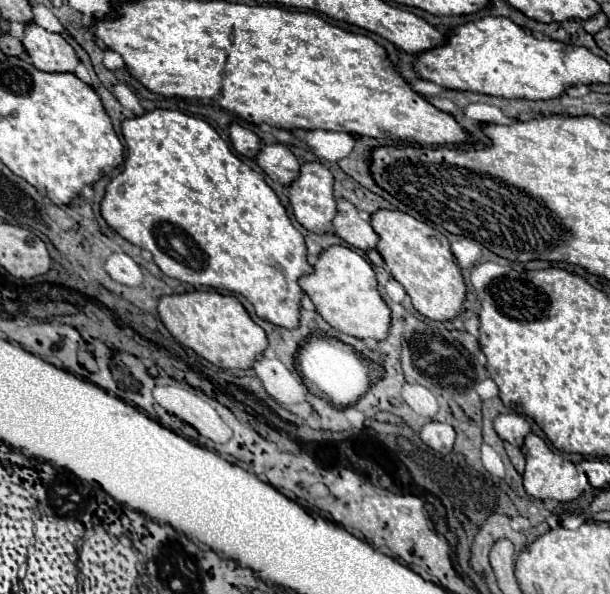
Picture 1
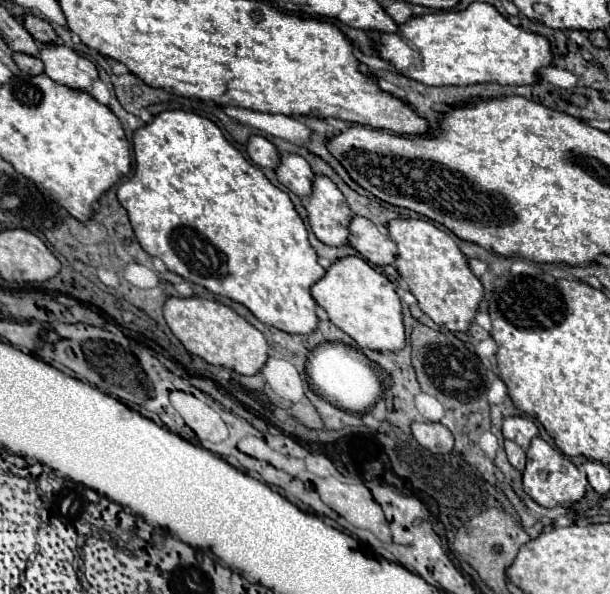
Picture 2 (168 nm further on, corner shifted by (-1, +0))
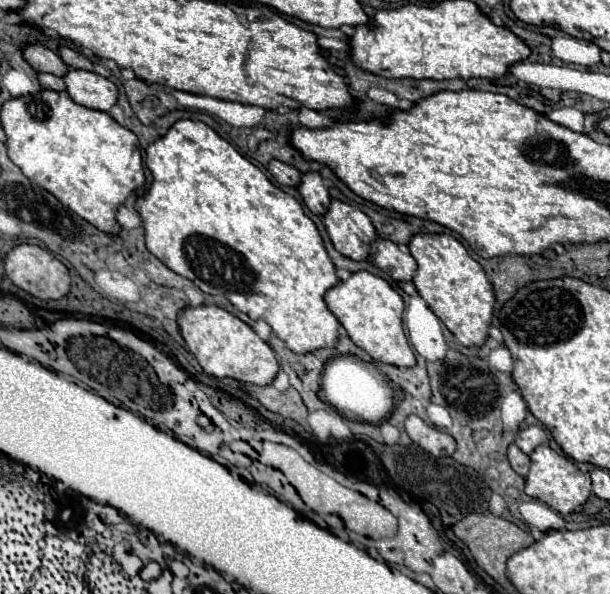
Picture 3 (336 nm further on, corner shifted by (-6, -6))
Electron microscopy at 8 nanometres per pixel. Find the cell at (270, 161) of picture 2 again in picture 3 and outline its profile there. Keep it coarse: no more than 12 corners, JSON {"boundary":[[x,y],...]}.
{"boundary":[[270,161],[268,171],[280,185],[298,187],[302,173],[282,161]]}

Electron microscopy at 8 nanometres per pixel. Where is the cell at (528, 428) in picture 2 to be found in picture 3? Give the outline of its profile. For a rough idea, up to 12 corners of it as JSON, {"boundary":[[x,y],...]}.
{"boundary":[[538,425],[522,427],[514,441],[526,455],[546,445],[546,431]]}

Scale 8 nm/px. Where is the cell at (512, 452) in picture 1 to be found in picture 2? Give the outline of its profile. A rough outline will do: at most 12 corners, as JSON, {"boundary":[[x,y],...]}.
{"boundary":[[505,439],[509,463],[525,469],[525,451],[515,441]]}

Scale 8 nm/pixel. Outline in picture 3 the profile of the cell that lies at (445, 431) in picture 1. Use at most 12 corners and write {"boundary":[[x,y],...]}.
{"boundary":[[418,415],[406,419],[406,433],[436,457],[452,455],[456,441]]}

